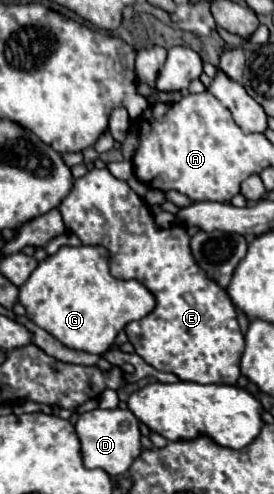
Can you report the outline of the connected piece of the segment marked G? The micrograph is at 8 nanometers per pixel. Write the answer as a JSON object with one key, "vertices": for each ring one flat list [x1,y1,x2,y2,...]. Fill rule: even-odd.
{"vertices":[[80,245,80,247,62,247,56,255,46,257,20,287,18,301,26,307,26,315,32,323,46,329,60,343,70,349,102,355,114,345,116,335,130,323,138,321,154,311,156,297,136,279,116,279,110,273,110,253,102,245]]}

